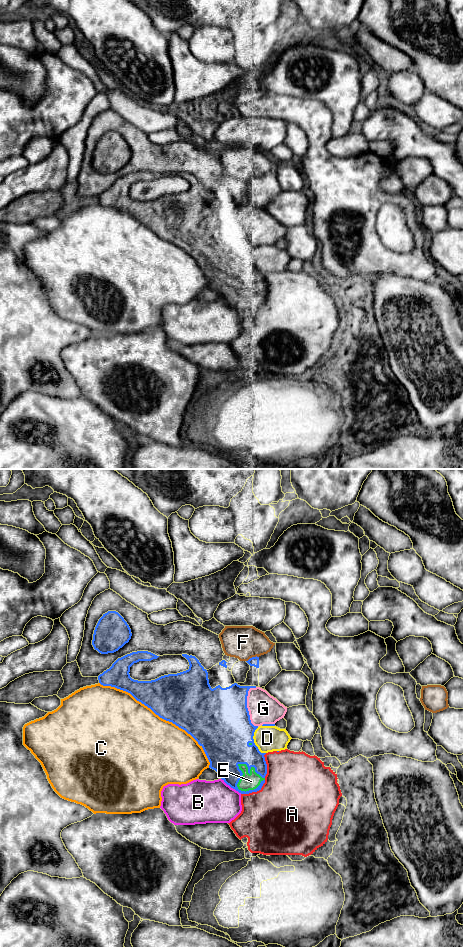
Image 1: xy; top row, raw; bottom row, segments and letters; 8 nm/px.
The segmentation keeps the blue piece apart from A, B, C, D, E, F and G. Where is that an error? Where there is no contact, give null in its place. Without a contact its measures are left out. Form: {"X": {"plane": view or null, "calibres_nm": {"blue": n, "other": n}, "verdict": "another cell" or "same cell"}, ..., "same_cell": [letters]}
{"A": {"plane": "xy", "calibres_nm": {"blue": 160, "other": 480}, "verdict": "another cell"}, "B": {"plane": "xy", "calibres_nm": {"blue": 260, "other": 340}, "verdict": "another cell"}, "C": {"plane": "xy", "calibres_nm": {"blue": 440, "other": 480}, "verdict": "another cell"}, "D": {"plane": "xy", "calibres_nm": {"blue": 440, "other": 200}, "verdict": "another cell"}, "E": {"plane": "xy", "calibres_nm": {"blue": 320, "other": 130}, "verdict": "same cell"}, "F": {"plane": "xy", "calibres_nm": {"blue": 80, "other": 280}, "verdict": "another cell"}, "G": {"plane": "xy", "calibres_nm": {"blue": 500, "other": 240}, "verdict": "another cell"}, "same_cell": ["E"]}

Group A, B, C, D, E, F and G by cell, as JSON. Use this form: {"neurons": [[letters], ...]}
{"neurons": [["A"], ["B"], ["C"], ["D"], ["E"], ["F"], ["G"]]}

